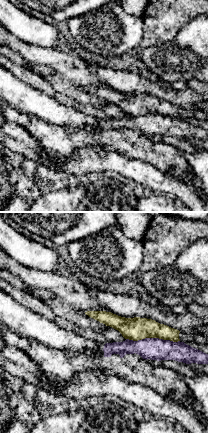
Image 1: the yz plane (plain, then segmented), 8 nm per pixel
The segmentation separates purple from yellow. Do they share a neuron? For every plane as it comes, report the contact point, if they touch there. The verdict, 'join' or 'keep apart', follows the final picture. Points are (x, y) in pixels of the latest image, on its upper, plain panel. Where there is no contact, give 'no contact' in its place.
(153, 114)

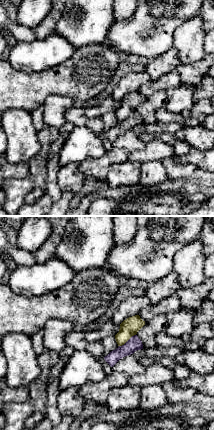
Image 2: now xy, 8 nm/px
(128, 116)

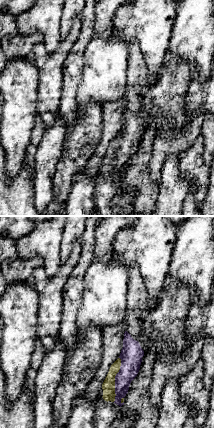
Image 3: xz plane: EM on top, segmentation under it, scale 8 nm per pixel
(115, 155)

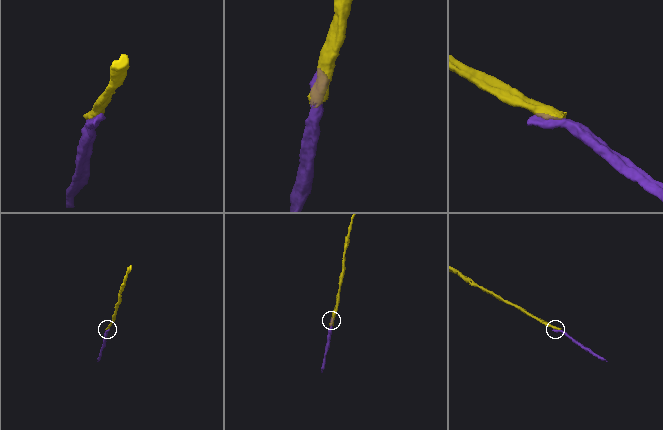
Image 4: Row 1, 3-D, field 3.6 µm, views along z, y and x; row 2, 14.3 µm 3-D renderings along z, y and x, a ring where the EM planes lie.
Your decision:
keep apart

